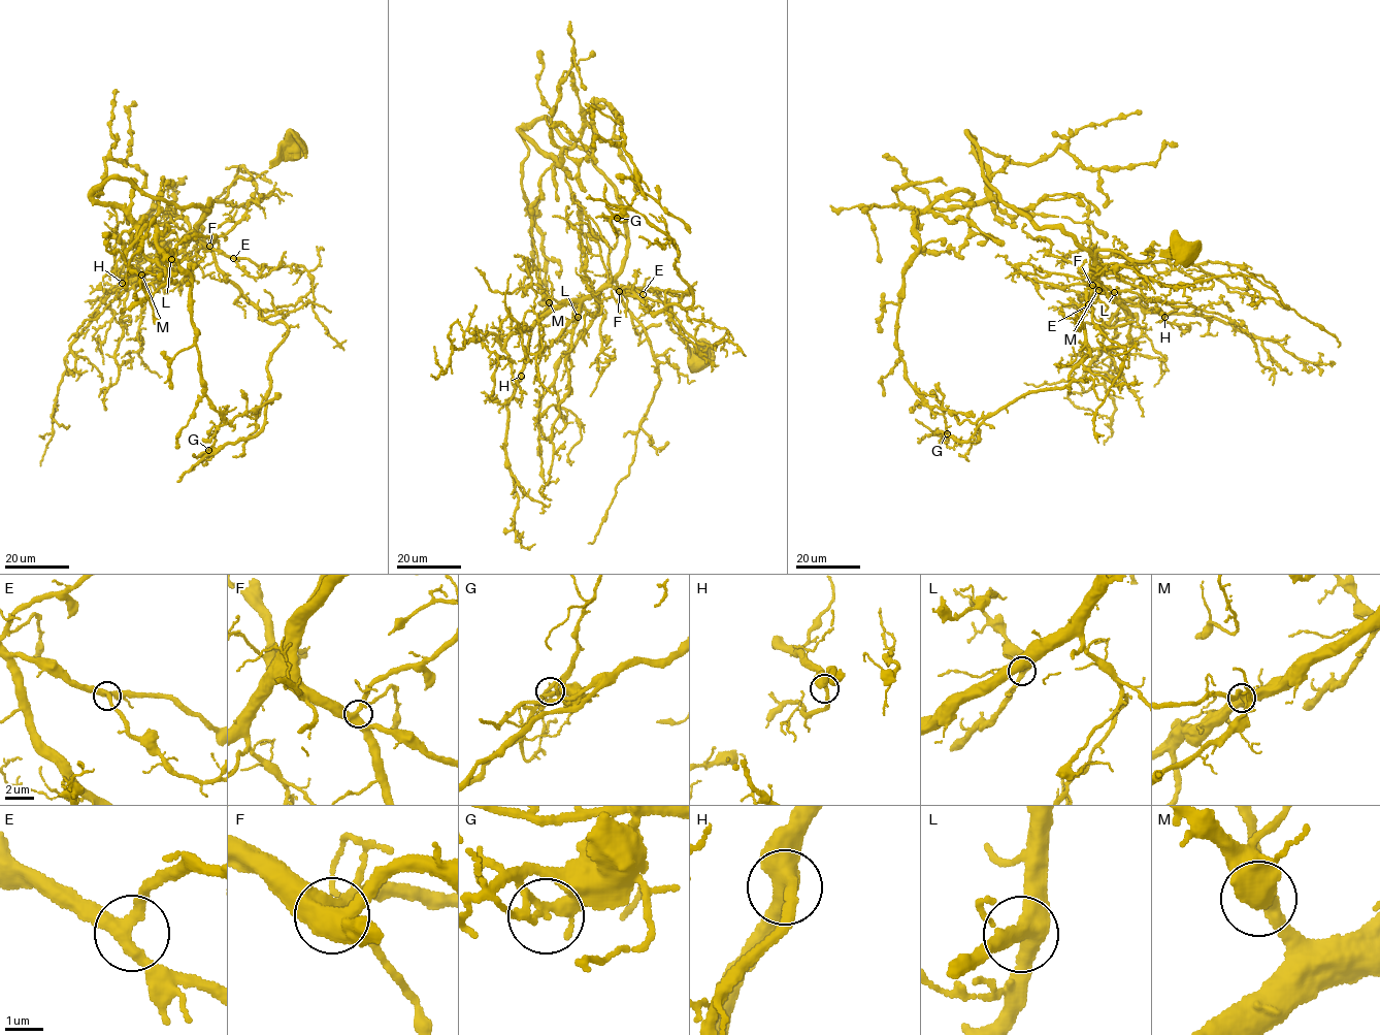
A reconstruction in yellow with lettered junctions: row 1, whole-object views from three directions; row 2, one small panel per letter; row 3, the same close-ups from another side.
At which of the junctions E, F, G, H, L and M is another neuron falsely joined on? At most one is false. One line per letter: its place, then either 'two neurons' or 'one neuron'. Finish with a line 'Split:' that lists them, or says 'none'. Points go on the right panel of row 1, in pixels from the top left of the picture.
E: place (1088, 304); one neuron
F: place (1092, 285); one neuron
G: place (947, 433); two neurons
H: place (1164, 317); one neuron
L: place (1114, 292); one neuron
M: place (1098, 290); one neuron
Split: G

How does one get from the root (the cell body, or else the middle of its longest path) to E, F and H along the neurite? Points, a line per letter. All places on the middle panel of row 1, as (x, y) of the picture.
E: (701, 363), (701, 367), (690, 356), (686, 342), (666, 321), (635, 332), (617, 284), (606, 285), (643, 294)
F: (701, 363), (701, 367), (690, 356), (686, 342), (666, 321), (635, 332), (617, 284), (606, 285), (619, 291)
H: (701, 363), (666, 321), (635, 332), (614, 282), (546, 312), (531, 331), (521, 376)

